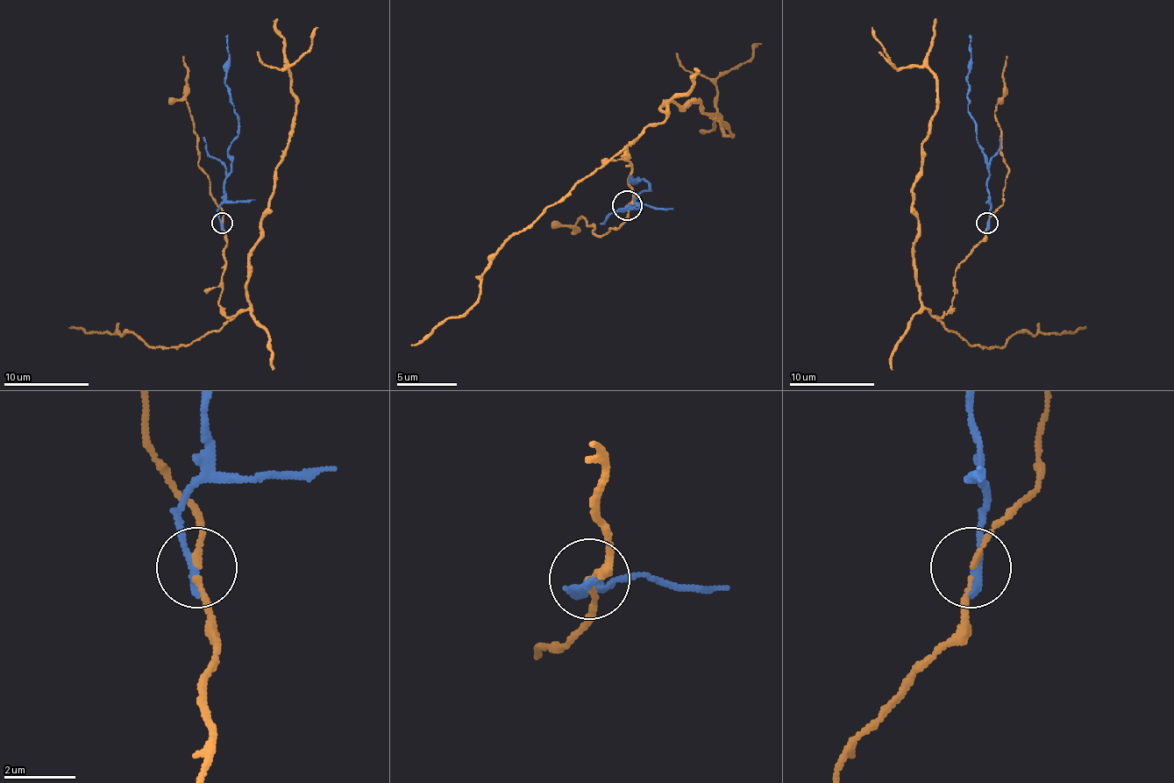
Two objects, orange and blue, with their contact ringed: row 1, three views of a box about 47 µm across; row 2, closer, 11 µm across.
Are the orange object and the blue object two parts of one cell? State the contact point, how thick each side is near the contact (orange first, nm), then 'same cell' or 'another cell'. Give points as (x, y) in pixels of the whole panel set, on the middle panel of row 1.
place (627, 205); calibres 140 and 300 nm; another cell

